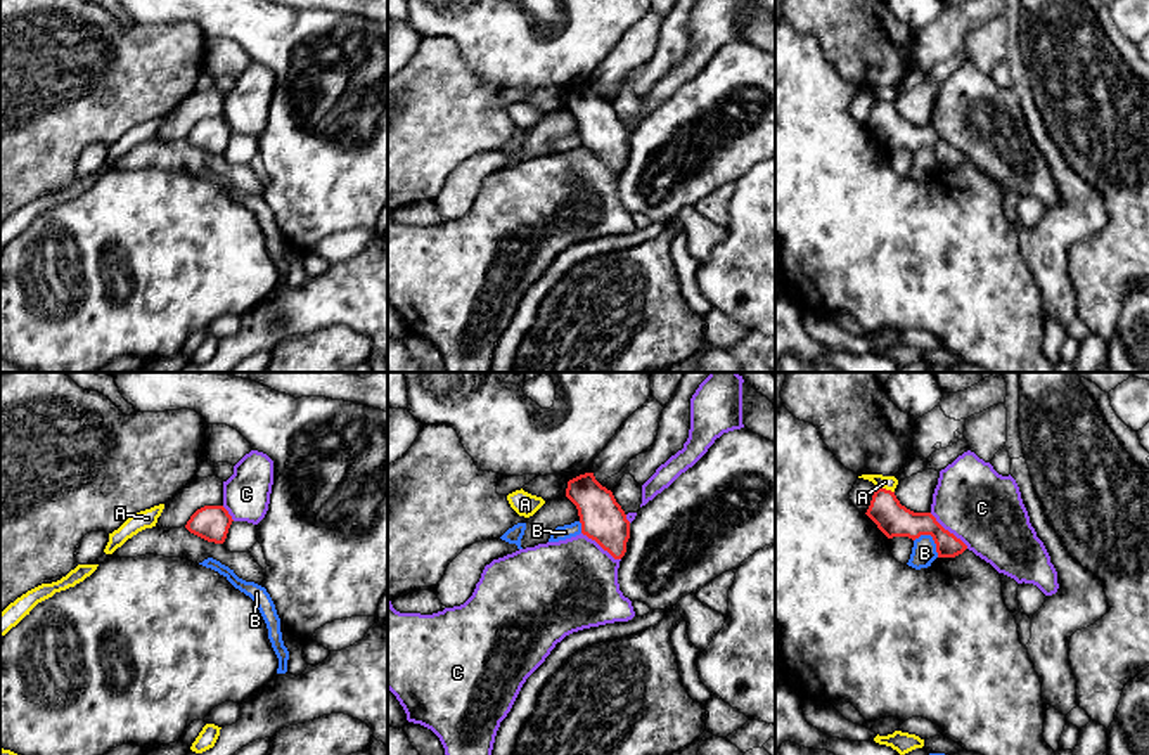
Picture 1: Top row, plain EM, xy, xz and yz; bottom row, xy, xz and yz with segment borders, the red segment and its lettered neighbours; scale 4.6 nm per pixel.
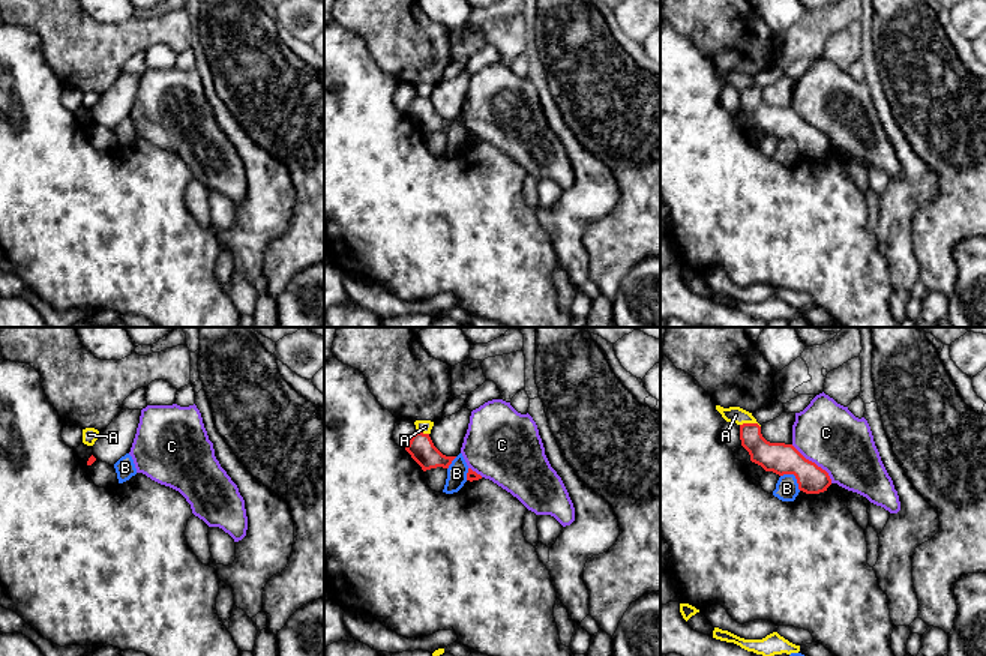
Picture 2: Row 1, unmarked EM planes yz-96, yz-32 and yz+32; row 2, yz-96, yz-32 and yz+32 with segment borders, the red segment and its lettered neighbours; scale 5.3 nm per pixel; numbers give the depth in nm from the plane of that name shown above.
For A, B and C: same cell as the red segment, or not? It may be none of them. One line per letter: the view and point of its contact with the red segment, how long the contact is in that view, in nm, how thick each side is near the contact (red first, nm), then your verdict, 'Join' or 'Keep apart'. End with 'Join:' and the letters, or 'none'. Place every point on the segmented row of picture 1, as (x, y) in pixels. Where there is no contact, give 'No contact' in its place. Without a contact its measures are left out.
A: Touches red at yz (885, 489). Shared border 90 nm. Thickness 160 nm (red) against 60 nm. Keep apart
B: Touches red at yz (933, 539). Shared border 150 nm. Thickness 160 nm (red) against 110 nm. Keep apart
C: Touches red at yz (947, 530). Shared border 240 nm. Thickness 160 nm (red) against 360 nm. Keep apart
Join: none

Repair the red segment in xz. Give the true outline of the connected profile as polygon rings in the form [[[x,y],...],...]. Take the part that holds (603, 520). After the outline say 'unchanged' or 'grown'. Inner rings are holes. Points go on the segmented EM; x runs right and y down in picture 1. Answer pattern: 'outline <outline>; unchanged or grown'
outline [[[585,473],[568,481],[566,497],[578,509],[581,533],[614,559],[621,559],[630,539],[630,521],[613,492],[602,487],[594,473]]]; unchanged

